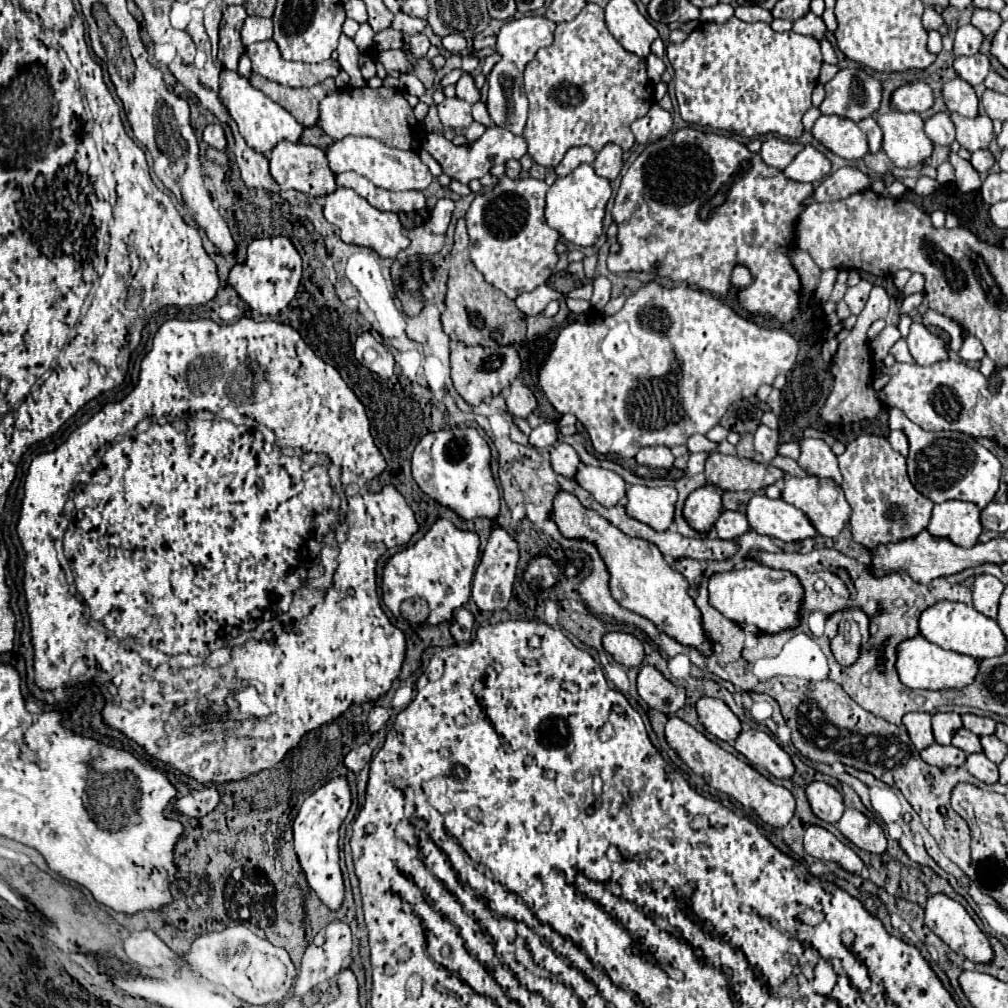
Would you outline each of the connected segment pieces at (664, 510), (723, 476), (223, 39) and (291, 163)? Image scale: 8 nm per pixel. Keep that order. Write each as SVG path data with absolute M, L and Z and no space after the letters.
M629 485L625 495L625 513L655 531L665 531L673 523L677 491L673 487L641 487Z
M711 453L705 463L705 477L707 483L717 485L723 491L759 491L783 479L785 473L753 459Z
M233 5L223 11L217 59L229 71L237 71L239 57L245 53L245 45L241 43L241 27L245 19L247 19L247 13L245 13L245 7L241 5Z
M283 141L277 147L273 147L271 157L269 157L269 167L271 167L271 175L275 177L281 189L295 189L295 191L301 191L313 197L323 197L337 189L335 173L327 165L325 151L313 145Z

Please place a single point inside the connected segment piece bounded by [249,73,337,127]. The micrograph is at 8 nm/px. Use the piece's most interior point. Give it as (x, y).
(304, 103)

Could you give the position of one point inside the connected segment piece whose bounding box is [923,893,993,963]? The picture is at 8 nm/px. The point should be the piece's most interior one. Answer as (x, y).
(948, 919)

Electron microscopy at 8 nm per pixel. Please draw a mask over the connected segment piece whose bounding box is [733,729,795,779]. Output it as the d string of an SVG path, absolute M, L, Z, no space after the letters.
M743 729L733 747L743 753L749 763L763 765L777 779L789 779L795 771L791 757L773 741L773 737L759 729Z

